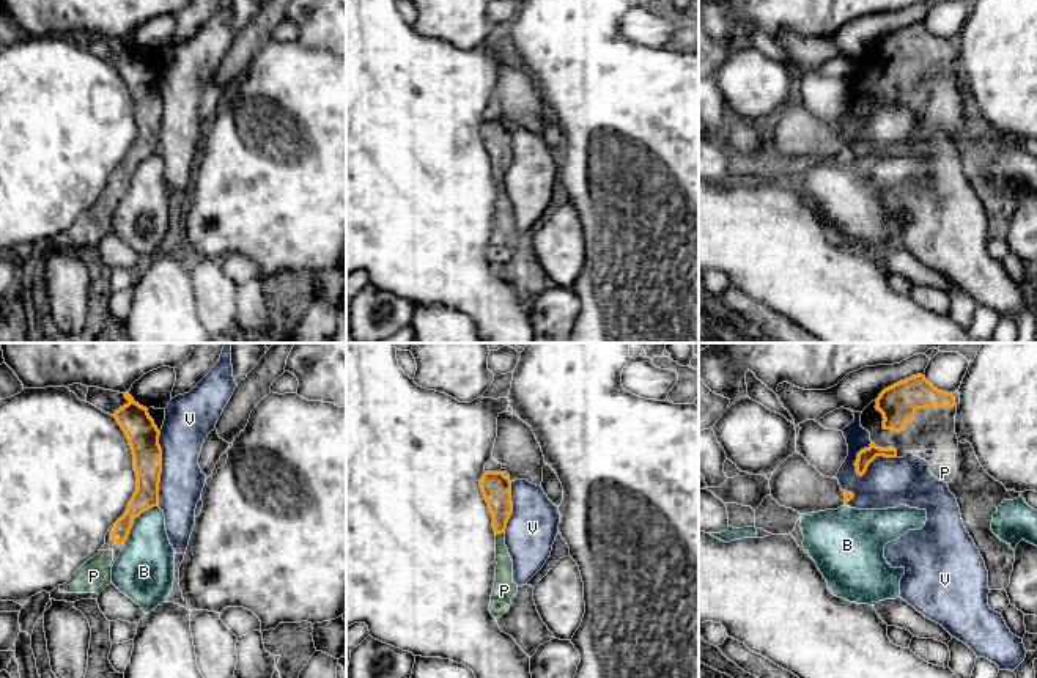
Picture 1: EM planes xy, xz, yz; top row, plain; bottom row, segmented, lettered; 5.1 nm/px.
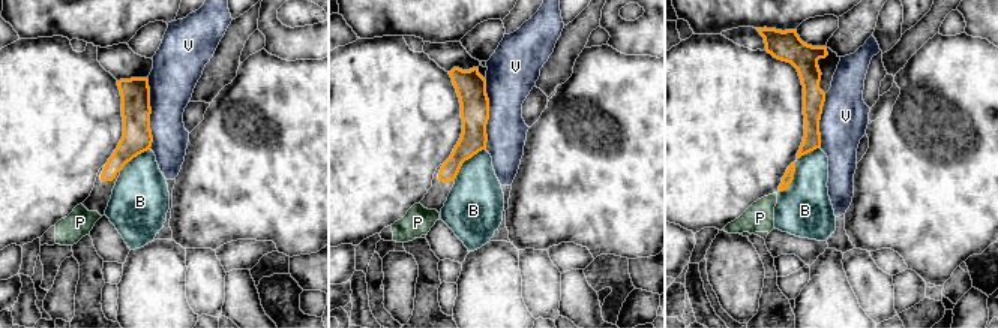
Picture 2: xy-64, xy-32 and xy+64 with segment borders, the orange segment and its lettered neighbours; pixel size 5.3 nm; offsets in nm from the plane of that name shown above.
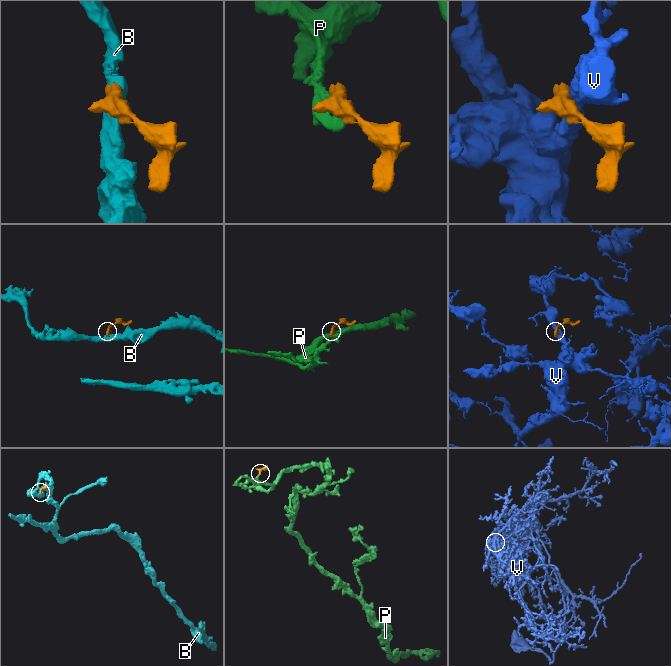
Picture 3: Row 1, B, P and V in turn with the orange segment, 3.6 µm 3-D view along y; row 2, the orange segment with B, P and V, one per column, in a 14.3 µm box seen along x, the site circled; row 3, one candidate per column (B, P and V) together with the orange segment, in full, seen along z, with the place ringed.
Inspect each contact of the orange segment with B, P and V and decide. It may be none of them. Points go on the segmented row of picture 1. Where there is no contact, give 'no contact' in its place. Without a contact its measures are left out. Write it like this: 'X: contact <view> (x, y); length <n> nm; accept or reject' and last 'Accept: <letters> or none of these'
B: contact xy (134, 518); length 260 nm; reject
P: contact xz (499, 534); length 50 nm; accept
V: contact yz (872, 460); length 220 nm; reject
Accept: P

